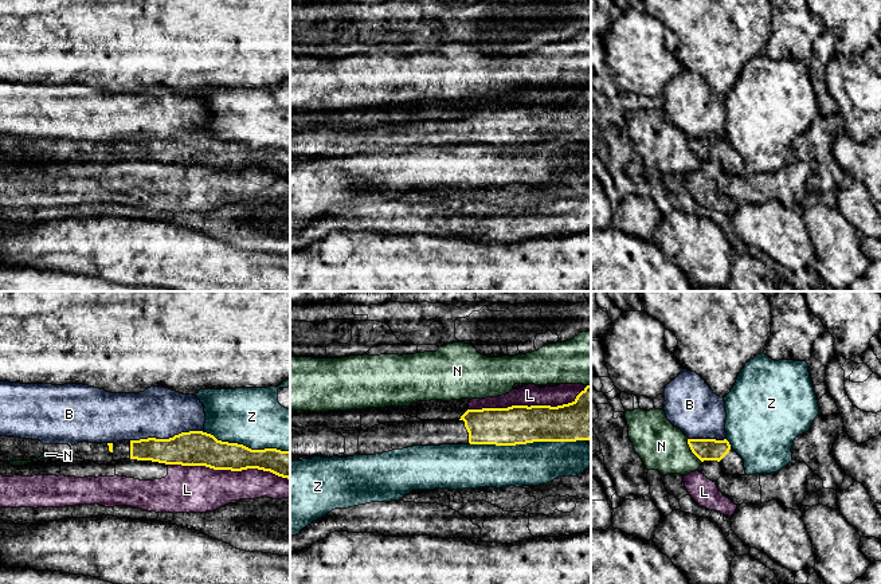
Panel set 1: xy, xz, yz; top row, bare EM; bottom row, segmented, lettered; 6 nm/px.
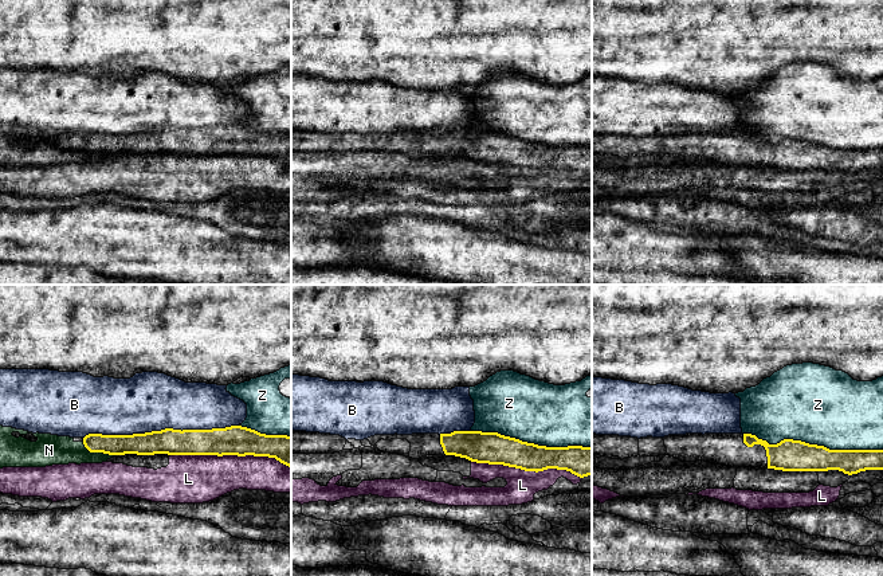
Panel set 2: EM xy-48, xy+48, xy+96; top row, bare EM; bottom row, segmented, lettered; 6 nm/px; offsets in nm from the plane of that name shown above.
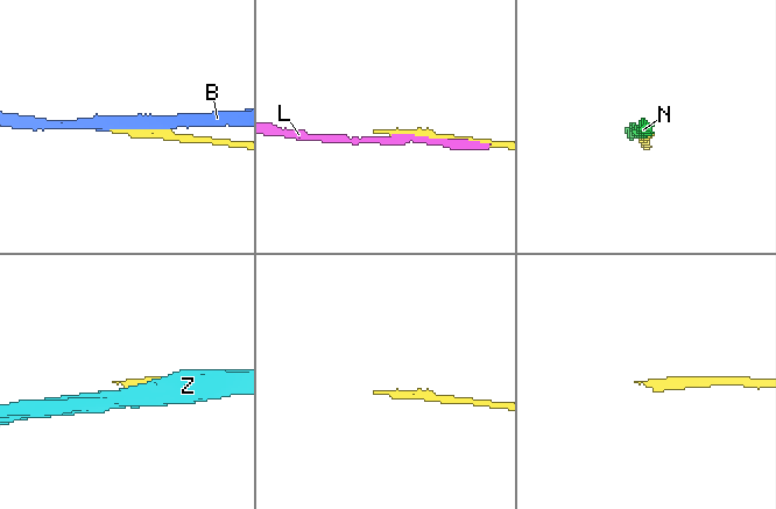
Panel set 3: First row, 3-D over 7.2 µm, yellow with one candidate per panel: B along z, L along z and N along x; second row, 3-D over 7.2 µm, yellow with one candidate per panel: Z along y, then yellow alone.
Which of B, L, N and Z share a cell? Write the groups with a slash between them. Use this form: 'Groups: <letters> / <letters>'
Groups: B / L / N / Z

